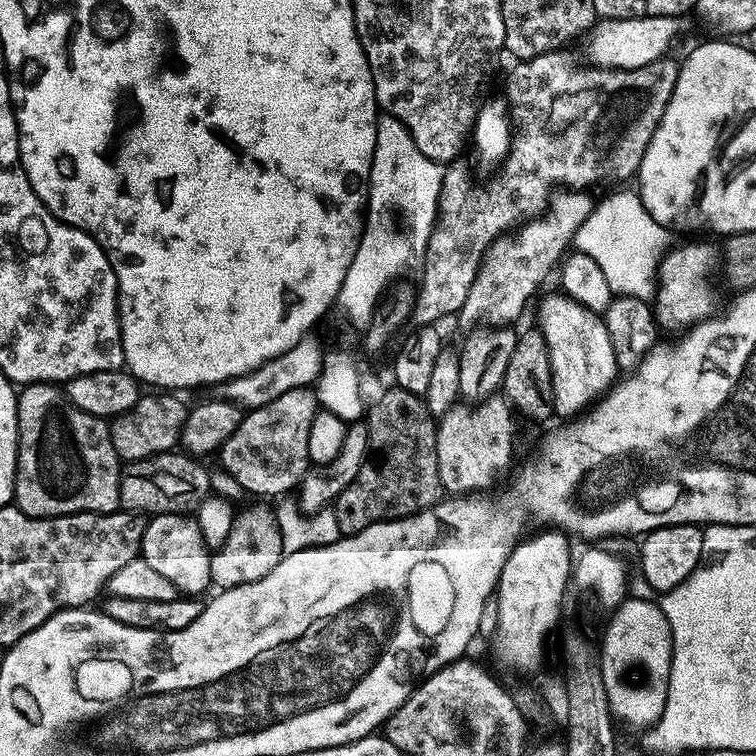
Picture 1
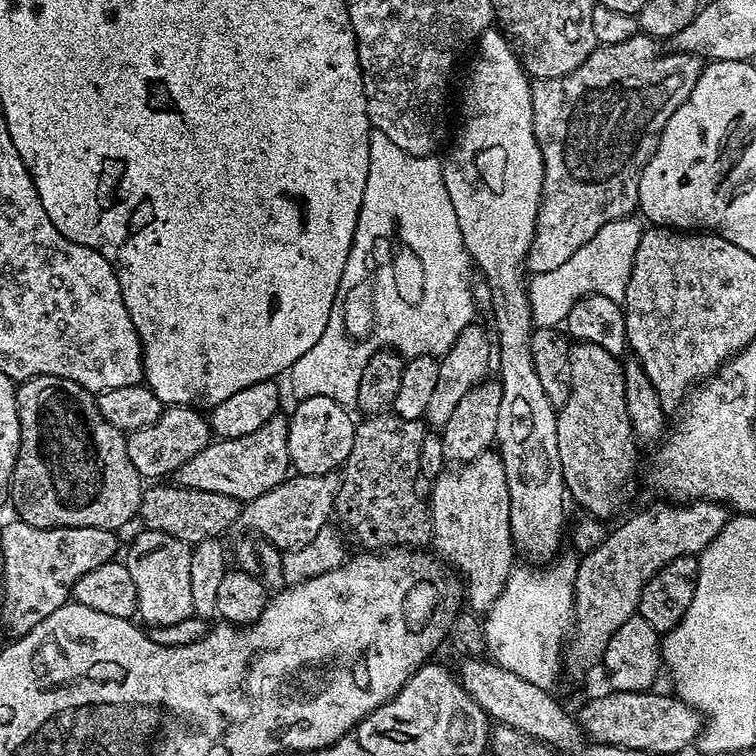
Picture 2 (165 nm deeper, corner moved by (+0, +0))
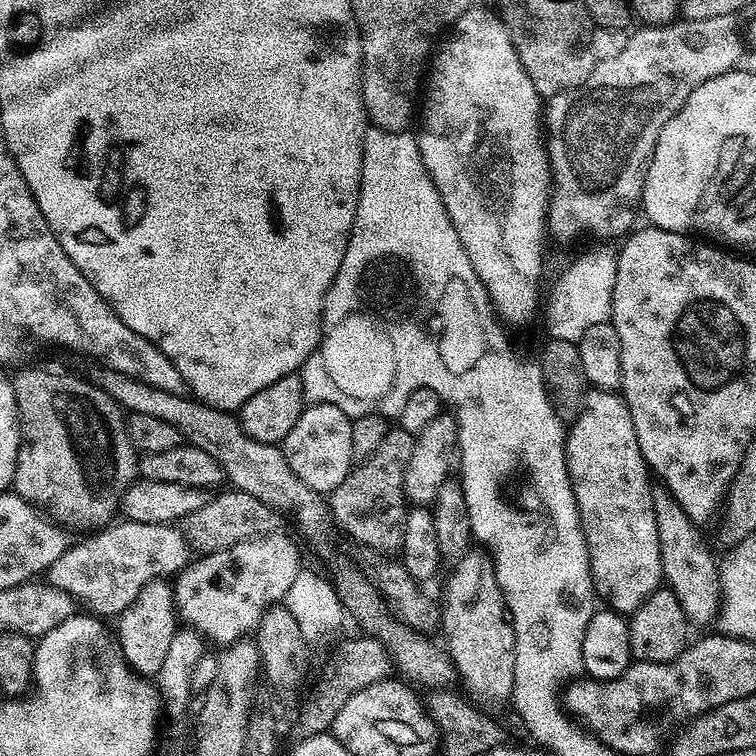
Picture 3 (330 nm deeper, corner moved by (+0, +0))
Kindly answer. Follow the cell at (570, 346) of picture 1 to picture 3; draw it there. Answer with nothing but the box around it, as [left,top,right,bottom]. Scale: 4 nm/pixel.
[564,387,664,614]

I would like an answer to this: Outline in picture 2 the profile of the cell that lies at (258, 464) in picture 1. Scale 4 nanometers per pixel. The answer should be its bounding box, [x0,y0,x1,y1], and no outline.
[174,414,289,502]

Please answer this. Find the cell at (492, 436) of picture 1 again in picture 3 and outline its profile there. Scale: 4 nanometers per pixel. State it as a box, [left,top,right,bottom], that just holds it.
[443,550,514,697]

